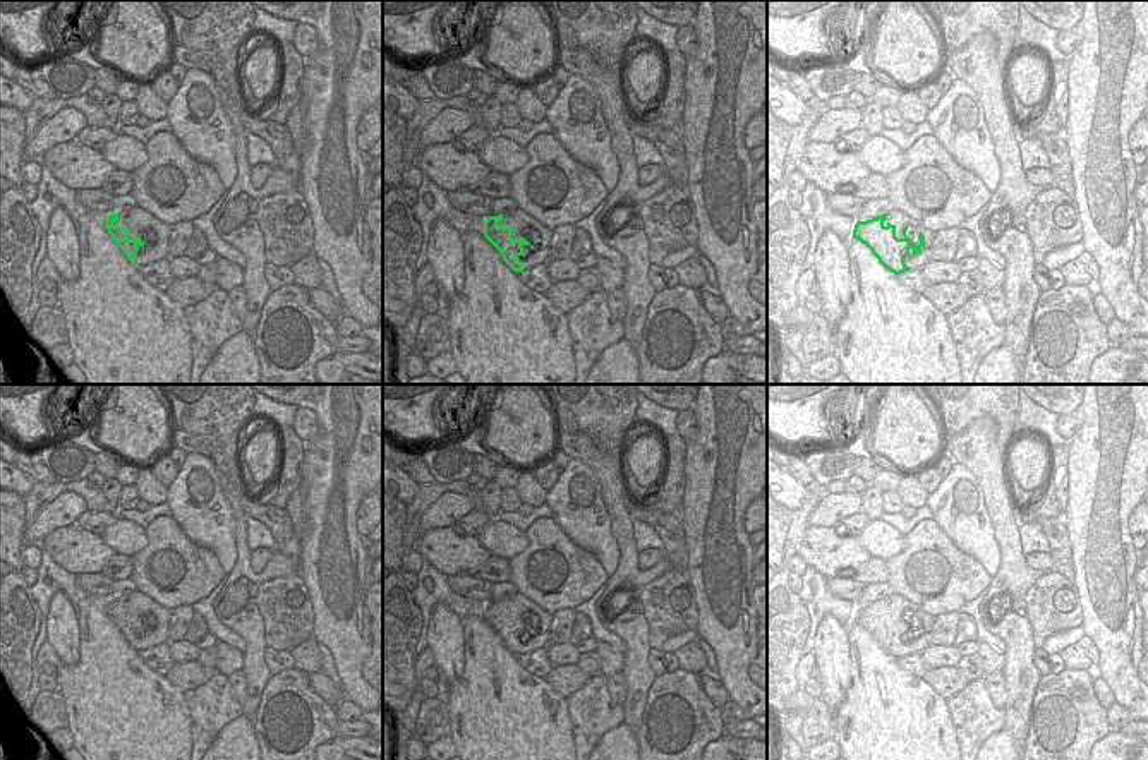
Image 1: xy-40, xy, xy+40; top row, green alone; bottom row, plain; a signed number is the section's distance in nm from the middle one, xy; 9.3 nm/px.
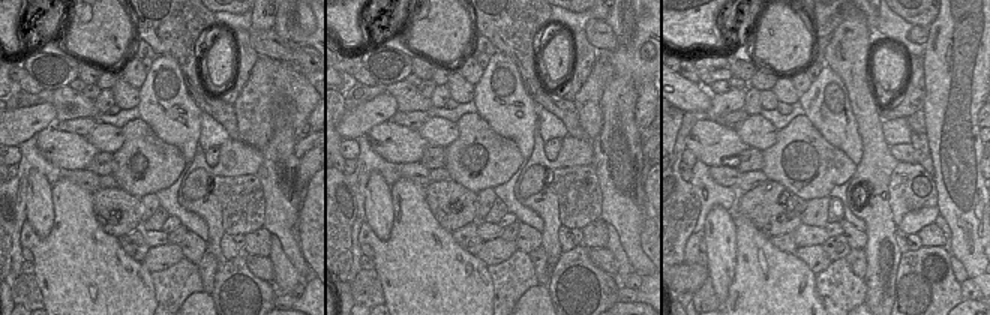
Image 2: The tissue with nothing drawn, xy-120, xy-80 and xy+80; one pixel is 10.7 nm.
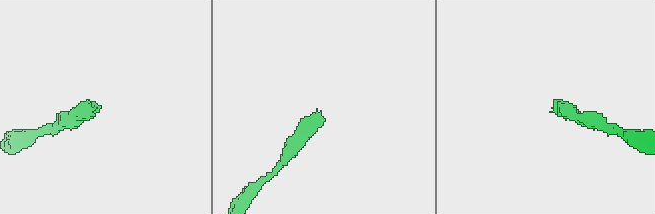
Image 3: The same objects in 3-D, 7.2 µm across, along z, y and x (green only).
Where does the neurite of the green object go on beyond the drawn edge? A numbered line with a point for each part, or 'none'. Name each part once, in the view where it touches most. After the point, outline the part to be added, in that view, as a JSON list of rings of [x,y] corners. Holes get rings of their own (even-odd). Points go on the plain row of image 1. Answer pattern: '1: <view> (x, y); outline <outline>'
1: xy (524, 609); outline [[[515,594],[505,597],[498,609],[511,611],[511,624],[523,621],[529,626],[527,630],[522,630],[525,633],[523,638],[517,640],[525,654],[549,645],[554,616],[544,611],[541,606],[522,594]]]

